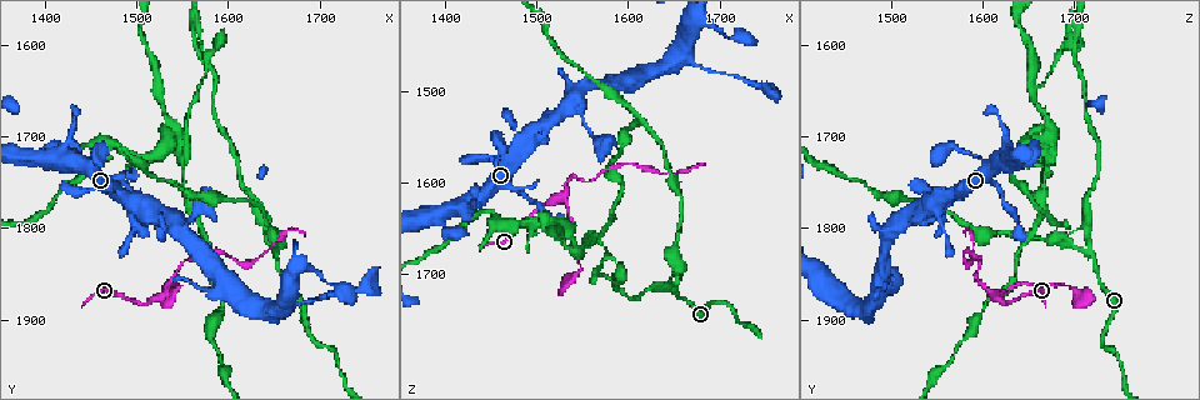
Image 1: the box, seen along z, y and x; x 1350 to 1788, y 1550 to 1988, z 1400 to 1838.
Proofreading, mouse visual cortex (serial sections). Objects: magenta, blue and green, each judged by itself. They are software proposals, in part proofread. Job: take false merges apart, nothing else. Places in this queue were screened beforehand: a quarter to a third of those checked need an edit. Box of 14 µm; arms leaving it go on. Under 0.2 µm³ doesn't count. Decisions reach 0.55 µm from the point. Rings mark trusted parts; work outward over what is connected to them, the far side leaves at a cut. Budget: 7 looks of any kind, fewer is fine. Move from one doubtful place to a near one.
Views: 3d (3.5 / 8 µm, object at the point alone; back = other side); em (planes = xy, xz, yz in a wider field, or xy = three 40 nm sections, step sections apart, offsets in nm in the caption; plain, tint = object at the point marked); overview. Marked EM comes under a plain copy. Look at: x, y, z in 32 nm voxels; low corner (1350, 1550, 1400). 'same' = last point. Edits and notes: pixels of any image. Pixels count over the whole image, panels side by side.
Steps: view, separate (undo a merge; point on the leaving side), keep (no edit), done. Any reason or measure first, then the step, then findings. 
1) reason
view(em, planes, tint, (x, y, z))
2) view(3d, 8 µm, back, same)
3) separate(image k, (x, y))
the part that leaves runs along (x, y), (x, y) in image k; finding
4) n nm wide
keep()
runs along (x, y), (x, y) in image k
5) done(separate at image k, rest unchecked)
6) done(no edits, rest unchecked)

sharp bend
view(3d, 3.5 µm, (1510, 1880, 1625))

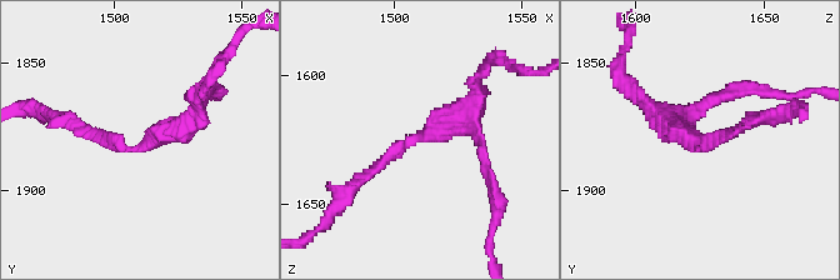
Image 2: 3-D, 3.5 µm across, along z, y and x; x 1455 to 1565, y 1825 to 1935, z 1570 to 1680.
need the tissue
view(em, xy, step 3, tint, (1507, 1883, 1626))

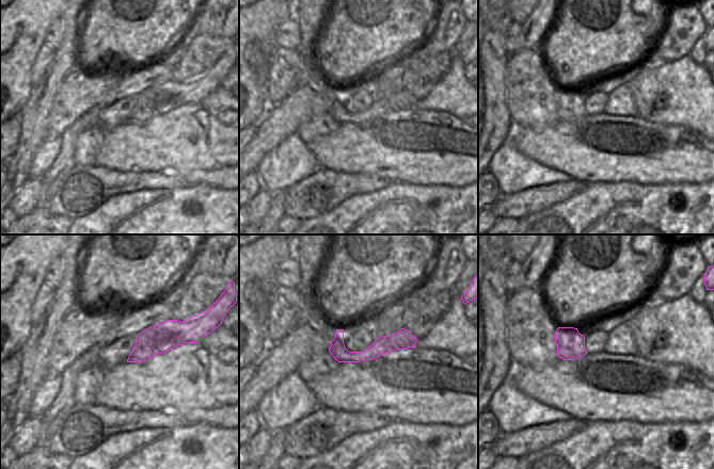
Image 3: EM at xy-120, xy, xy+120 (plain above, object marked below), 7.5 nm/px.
keep()
runs along (350, 189), (441, 121), (476, 121) in image 2; all the same cell

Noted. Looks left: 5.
three-way junction
view(3d, 3.5 µm, back, (1655, 1825, 1715))

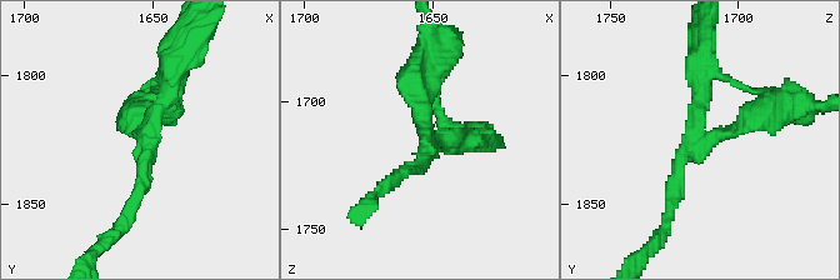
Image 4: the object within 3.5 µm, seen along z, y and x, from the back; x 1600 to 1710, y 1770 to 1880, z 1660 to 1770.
3 arms; arms of 150, 200, 250 nm; shape alone is not enough
view(em, xy, step 5, tint, (1653, 1829, 1719))

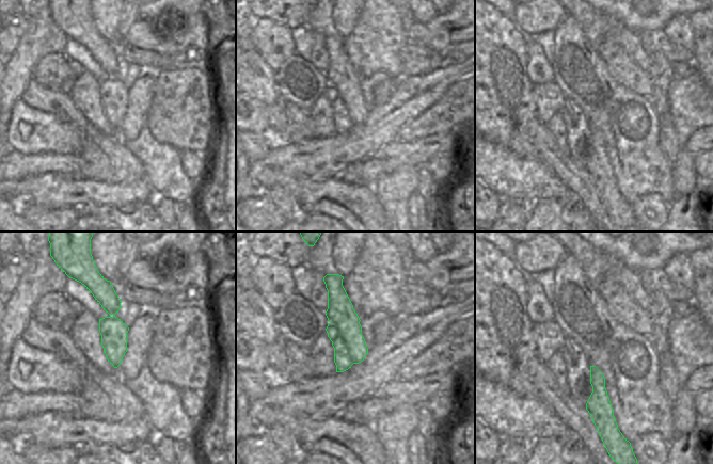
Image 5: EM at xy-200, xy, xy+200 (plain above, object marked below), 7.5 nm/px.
cut it another way
view(em, xy, step 2, tint, same)

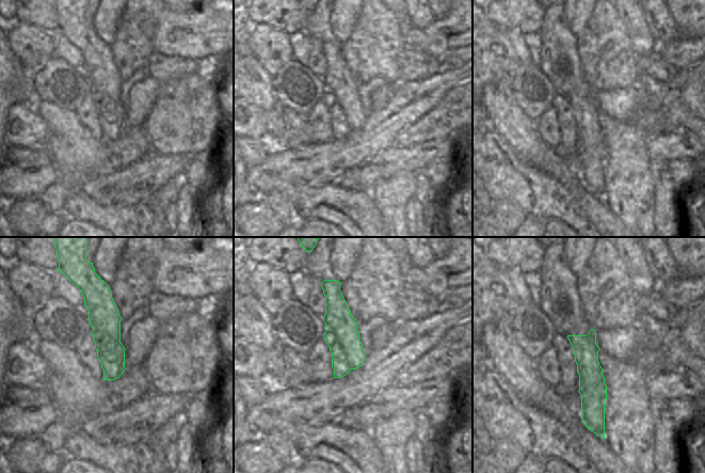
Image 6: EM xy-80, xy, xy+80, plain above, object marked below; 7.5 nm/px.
separate(image 4, (759, 123))
two cells meet here

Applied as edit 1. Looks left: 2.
done(separate at image 4, rest unchecked)

